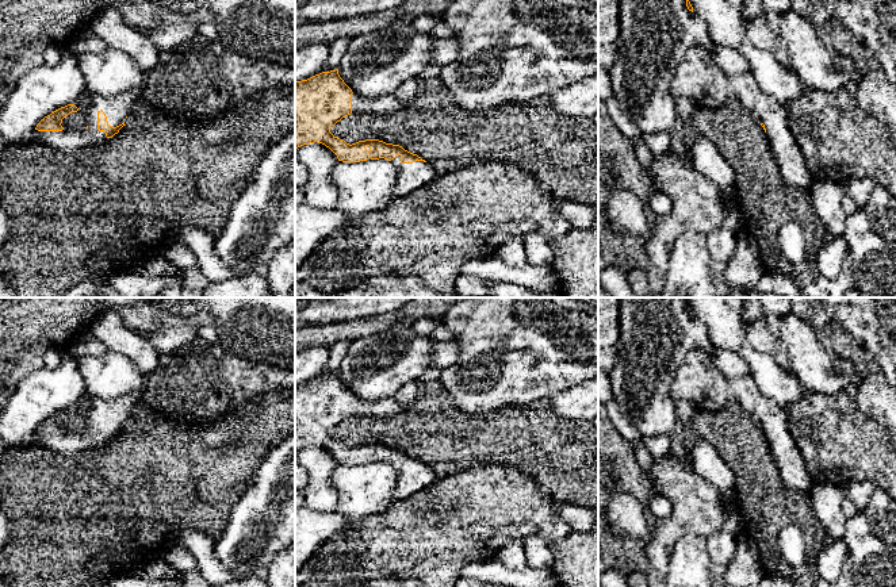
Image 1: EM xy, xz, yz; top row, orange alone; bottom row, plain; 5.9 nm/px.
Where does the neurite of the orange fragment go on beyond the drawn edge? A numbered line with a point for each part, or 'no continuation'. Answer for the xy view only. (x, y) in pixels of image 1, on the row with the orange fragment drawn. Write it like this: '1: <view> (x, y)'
1: xy (117, 107)

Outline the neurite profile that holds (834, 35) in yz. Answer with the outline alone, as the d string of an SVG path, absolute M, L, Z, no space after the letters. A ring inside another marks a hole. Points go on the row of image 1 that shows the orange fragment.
M831 19L817 30L817 35L824 46L850 57L855 65L857 74L864 73L868 49L847 28Z

